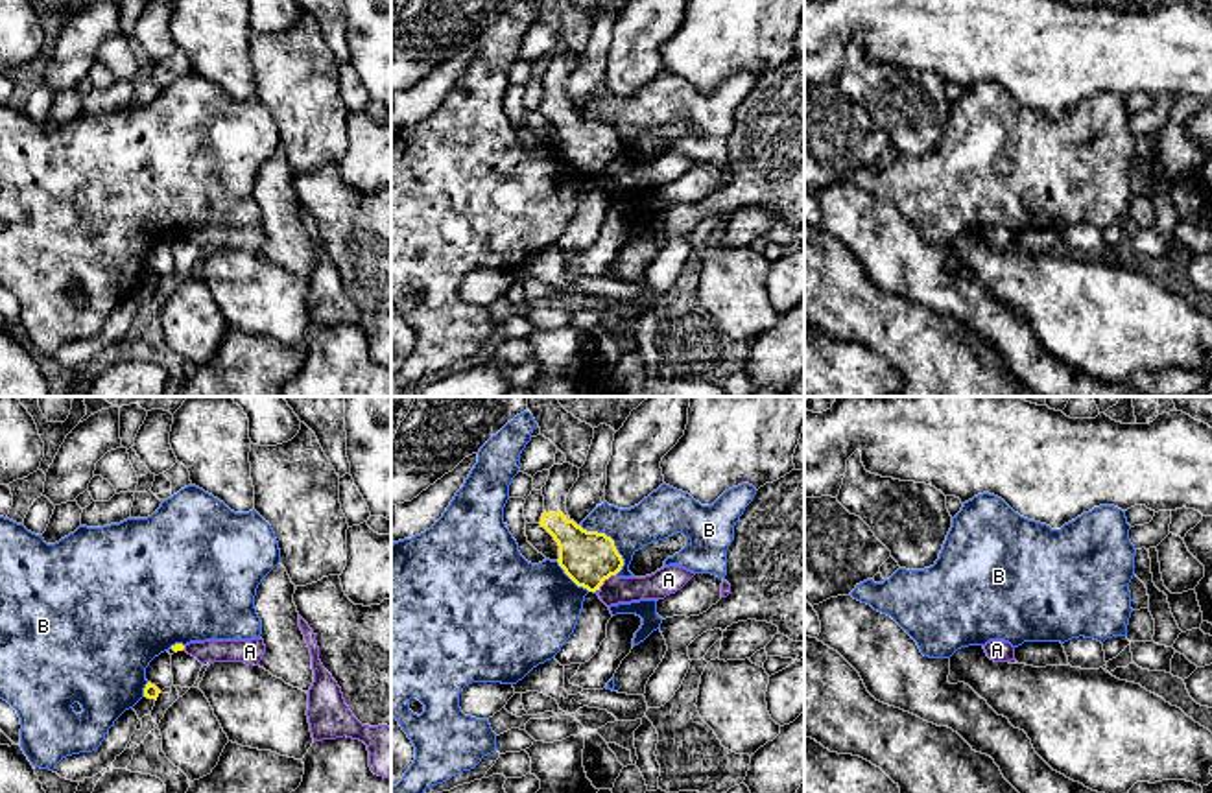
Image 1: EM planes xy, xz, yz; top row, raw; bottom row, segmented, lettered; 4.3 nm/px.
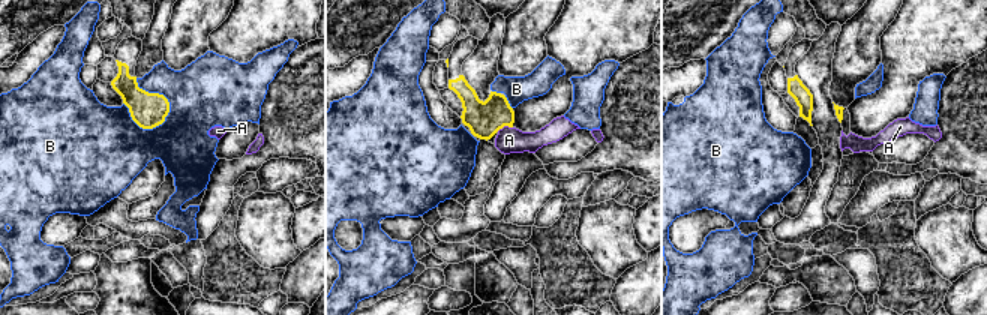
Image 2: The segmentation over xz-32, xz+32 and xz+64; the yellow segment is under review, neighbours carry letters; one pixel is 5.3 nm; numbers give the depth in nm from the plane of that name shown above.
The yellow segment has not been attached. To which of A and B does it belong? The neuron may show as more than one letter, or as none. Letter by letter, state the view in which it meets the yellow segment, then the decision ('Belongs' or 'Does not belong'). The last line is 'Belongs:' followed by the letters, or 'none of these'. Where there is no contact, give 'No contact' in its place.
A: Touches yellow in xz. Belongs
B: Touches yellow in xz. Does not belong
Belongs: A

